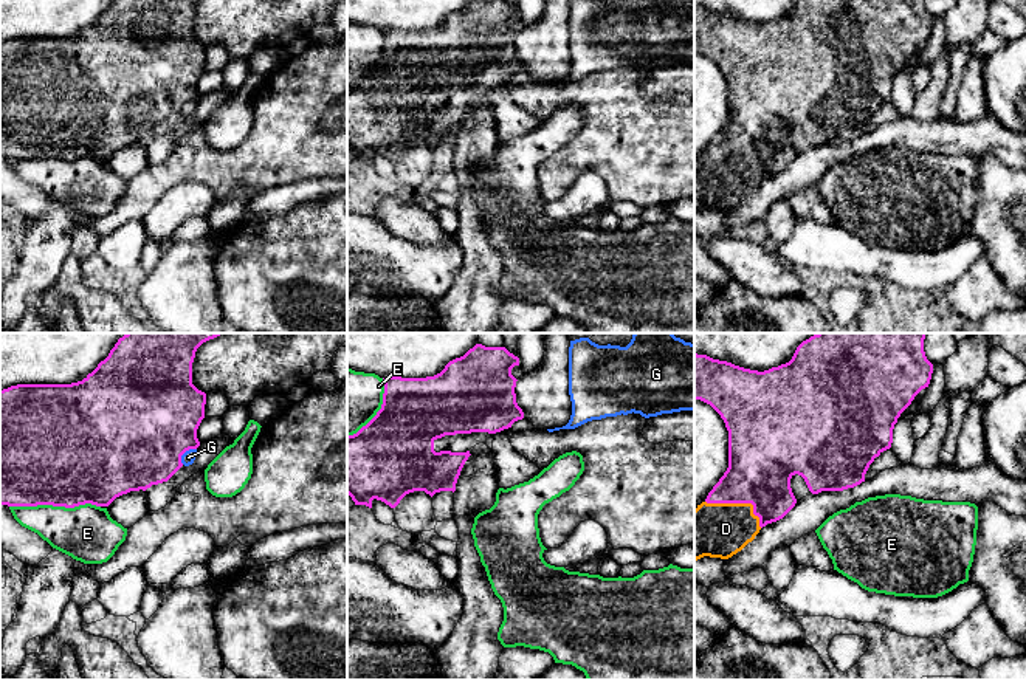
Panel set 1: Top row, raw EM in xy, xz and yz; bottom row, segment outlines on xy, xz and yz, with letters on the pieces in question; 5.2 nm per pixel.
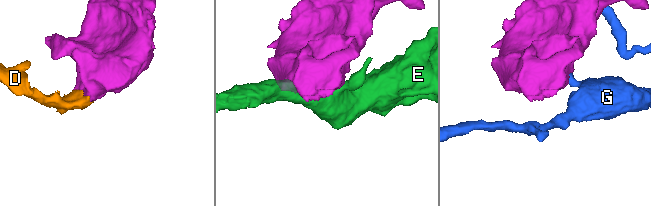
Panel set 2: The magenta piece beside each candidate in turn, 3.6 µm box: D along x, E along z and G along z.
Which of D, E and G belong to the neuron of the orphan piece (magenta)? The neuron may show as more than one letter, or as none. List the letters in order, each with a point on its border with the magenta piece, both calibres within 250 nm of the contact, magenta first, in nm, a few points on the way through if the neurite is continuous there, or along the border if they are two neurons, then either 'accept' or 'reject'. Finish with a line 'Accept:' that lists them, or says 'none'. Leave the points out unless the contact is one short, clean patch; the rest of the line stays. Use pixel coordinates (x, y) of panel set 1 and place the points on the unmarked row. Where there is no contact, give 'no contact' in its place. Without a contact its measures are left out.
D: yz (740, 155) | 360/280 nm | accept
E: xy (55, 158) | 500/300 nm | reject
G: xy (185, 104) | 500/70 nm | along xy (196, 101), (189, 101), (180, 115) | reject
Accept: D

